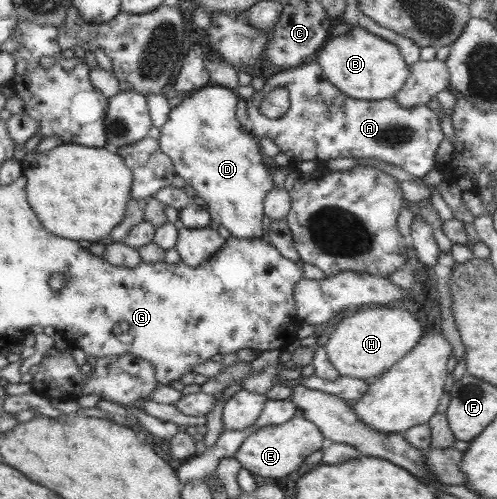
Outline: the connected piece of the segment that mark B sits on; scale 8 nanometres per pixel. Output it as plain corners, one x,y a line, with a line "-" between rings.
350,25
346,34
330,37
313,58
324,71
326,79
348,97
359,100
383,100
394,97
404,85
410,66
404,62
398,47
358,26

